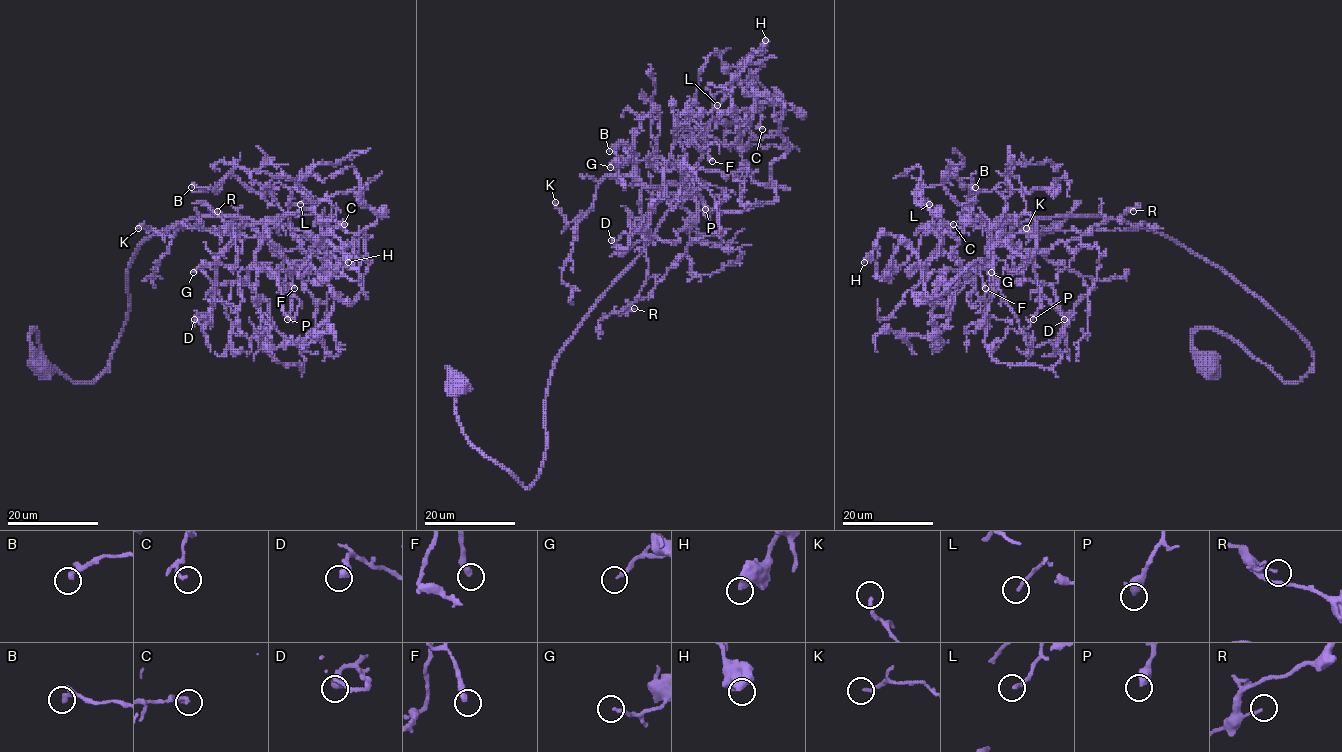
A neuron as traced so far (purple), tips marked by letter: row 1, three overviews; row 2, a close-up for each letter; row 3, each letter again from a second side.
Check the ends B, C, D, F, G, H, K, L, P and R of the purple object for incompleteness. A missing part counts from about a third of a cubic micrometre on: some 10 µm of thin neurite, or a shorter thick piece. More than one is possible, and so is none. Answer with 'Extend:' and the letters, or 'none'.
Extend: G, P

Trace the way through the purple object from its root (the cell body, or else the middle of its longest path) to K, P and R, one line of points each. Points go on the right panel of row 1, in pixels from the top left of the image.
K: (1210, 365), (1200, 328), (1285, 382), (1313, 357), (1160, 233), (1101, 216), (999, 228), (1047, 229), (1026, 228)
P: (1210, 365), (1200, 328), (1285, 382), (1313, 357), (1222, 270), (1119, 220), (1001, 229), (1036, 254), (1033, 319)
R: (1210, 365), (1200, 328), (1285, 382), (1313, 357), (1149, 229), (1053, 216), (999, 238), (1048, 251), (1133, 211)

